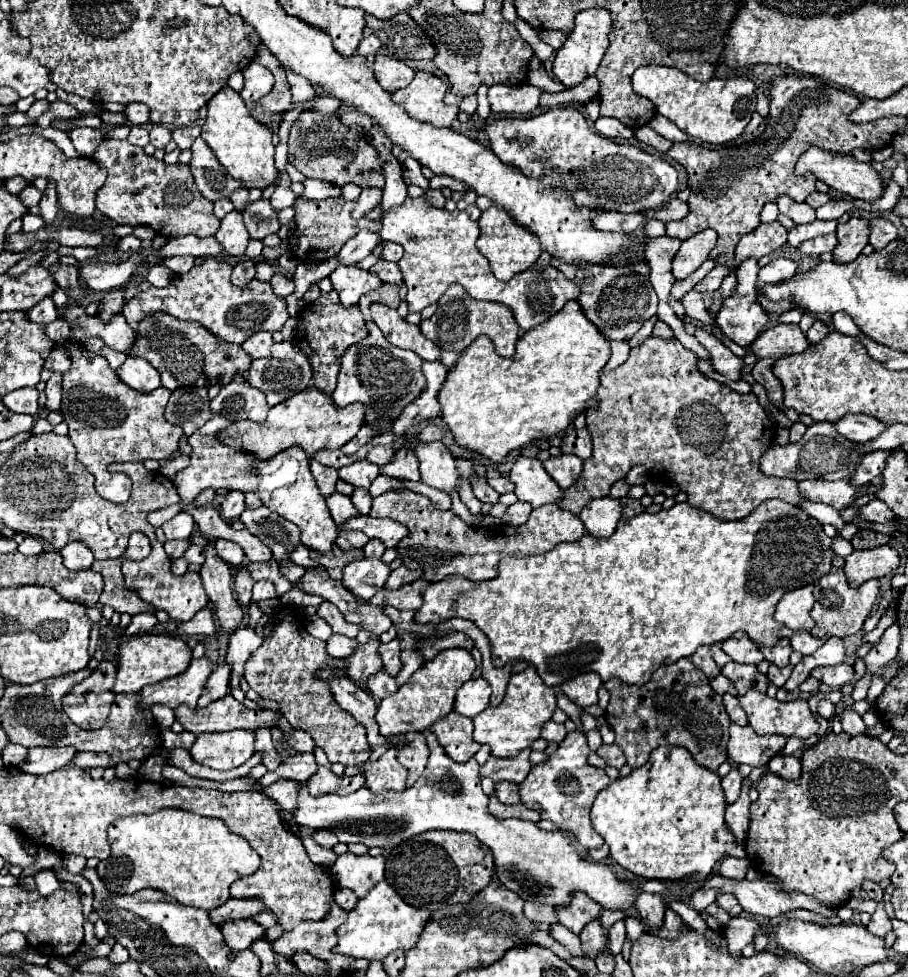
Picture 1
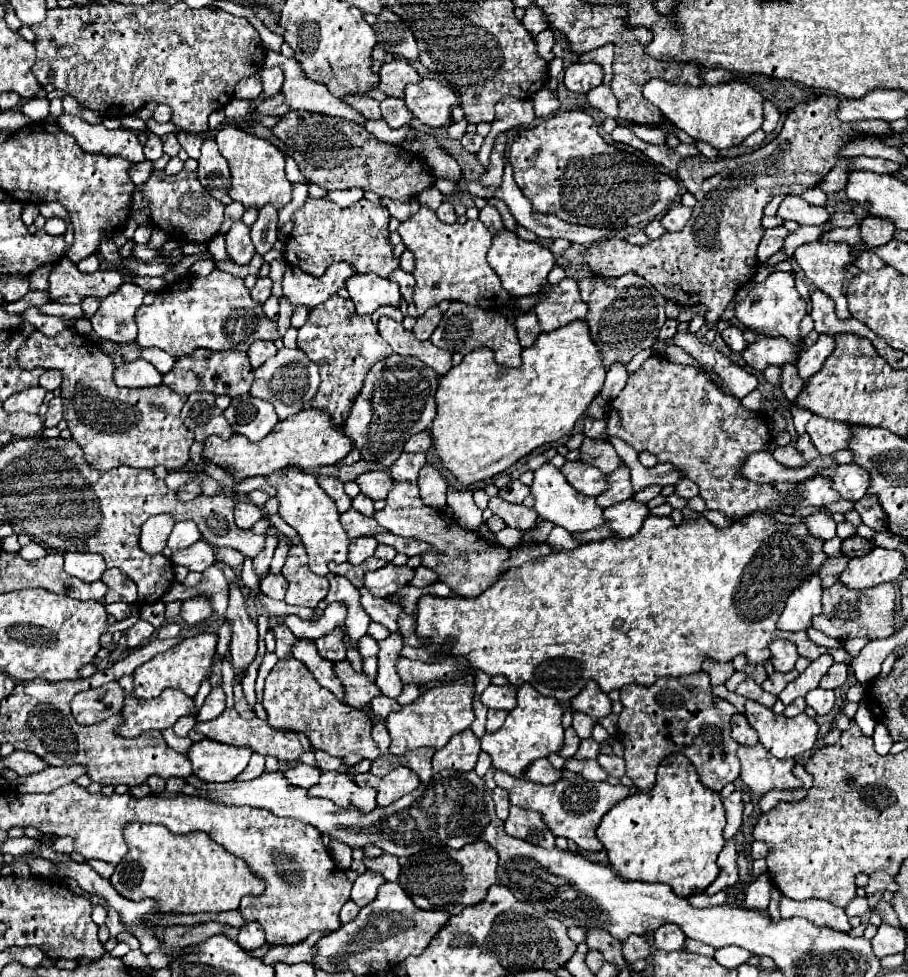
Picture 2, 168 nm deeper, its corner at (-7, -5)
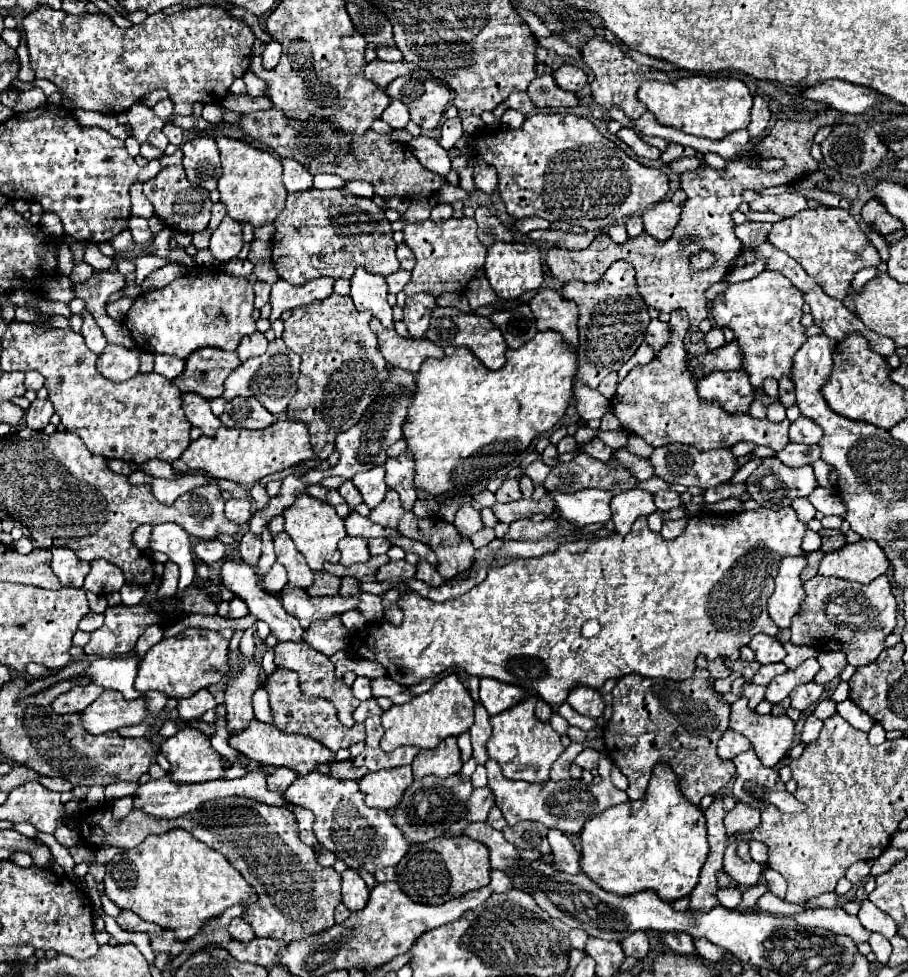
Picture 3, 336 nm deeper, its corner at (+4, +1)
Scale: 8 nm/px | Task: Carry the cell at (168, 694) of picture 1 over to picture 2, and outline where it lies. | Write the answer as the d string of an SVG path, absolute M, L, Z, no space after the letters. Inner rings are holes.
M119 680L125 690L125 706L121 710L123 724L119 724L119 736L135 738L147 730L171 728L181 716L193 714L193 700L187 696L177 696L177 690L163 690L153 700L139 700L131 694L133 680Z

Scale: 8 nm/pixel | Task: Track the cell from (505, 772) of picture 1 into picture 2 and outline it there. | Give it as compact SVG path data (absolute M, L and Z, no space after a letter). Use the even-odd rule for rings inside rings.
M541 758L541 760L535 760L527 768L523 778L531 780L531 782L539 782L539 784L555 784L561 778L561 770L555 770L549 760Z

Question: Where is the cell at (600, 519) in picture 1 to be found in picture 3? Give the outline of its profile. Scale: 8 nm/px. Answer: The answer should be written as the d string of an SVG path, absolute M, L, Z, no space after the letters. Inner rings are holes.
M636 488L614 496L610 508L612 508L612 522L618 534L628 534L630 526L638 516L648 516L656 510L652 494Z

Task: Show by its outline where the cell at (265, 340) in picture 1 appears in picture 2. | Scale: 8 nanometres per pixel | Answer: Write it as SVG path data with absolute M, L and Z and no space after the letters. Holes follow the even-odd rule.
M255 340L249 350L247 350L247 356L251 360L251 366L253 368L259 368L267 358L275 356L277 354L277 348L273 342L265 342L265 340Z

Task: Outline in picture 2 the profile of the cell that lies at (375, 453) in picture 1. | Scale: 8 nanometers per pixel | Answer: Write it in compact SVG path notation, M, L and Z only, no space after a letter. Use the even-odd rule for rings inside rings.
M403 452L399 460L389 468L389 474L395 482L411 482L417 484L419 470L425 466L425 454L407 454Z

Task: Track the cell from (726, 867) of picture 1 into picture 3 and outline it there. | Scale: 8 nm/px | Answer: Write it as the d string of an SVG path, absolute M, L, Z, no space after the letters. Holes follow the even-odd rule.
M756 884L746 888L744 894L742 894L742 902L740 902L740 906L738 906L736 910L743 912L754 908L754 906L756 906L756 900L758 900L765 892L767 892L767 887L763 884Z

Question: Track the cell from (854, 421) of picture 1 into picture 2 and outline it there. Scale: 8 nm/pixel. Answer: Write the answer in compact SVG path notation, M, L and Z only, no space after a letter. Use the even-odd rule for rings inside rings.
M813 416L807 422L807 434L811 436L813 446L821 454L833 454L837 450L847 448L847 440L851 438L851 424Z

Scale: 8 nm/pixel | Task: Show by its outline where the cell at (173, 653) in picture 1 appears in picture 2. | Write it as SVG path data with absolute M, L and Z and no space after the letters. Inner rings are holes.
M197 634L191 638L181 640L177 646L173 646L167 652L161 652L159 656L151 658L143 666L139 666L133 672L135 680L135 696L137 698L155 698L167 688L177 688L185 692L189 698L195 698L199 686L203 680L211 676L211 666L213 666L213 656L217 652L217 634Z

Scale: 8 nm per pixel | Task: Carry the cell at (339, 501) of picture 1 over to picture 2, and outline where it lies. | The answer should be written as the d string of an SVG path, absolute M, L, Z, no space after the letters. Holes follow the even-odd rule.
M353 508L345 514L341 514L341 524L347 530L349 538L359 538L359 536L377 536L379 532L387 532L383 526L375 522L373 516L363 516L355 512Z

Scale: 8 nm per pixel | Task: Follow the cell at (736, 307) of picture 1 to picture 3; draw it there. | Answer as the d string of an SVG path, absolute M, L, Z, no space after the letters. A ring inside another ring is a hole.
M712 328L712 330L704 336L704 340L706 340L706 344L708 344L710 350L716 350L716 348L720 348L720 346L726 344L726 340L724 340L724 332L722 332L720 328Z

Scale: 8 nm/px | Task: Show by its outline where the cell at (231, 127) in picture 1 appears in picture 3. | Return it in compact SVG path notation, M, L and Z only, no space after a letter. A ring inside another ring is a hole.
M218 136L216 146L222 158L222 178L218 180L220 202L226 204L228 216L236 222L250 222L254 228L274 222L284 210L286 188L282 184L282 164L270 152L250 146L248 142Z

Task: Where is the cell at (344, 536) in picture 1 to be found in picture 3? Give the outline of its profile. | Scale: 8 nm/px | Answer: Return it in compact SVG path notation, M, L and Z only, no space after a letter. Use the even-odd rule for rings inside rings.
M346 536L340 540L338 550L342 554L340 564L344 566L352 566L358 562L366 562L370 558L368 552L368 540L366 538L354 538L354 536Z

